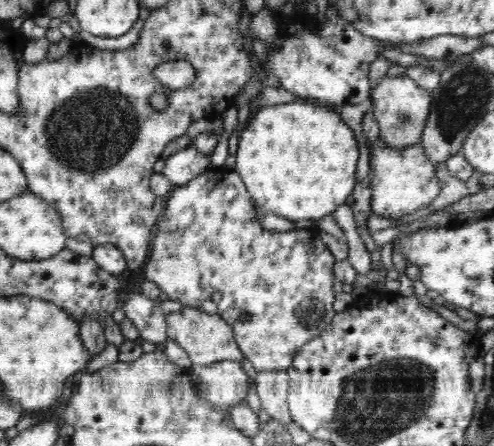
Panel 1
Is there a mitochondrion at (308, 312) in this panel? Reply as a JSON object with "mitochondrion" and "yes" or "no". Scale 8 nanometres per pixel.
{"mitochondrion":"yes"}

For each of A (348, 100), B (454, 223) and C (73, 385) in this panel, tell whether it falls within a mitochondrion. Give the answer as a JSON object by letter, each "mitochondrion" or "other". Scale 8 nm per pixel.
{"A":"other","B":"other","C":"other"}

